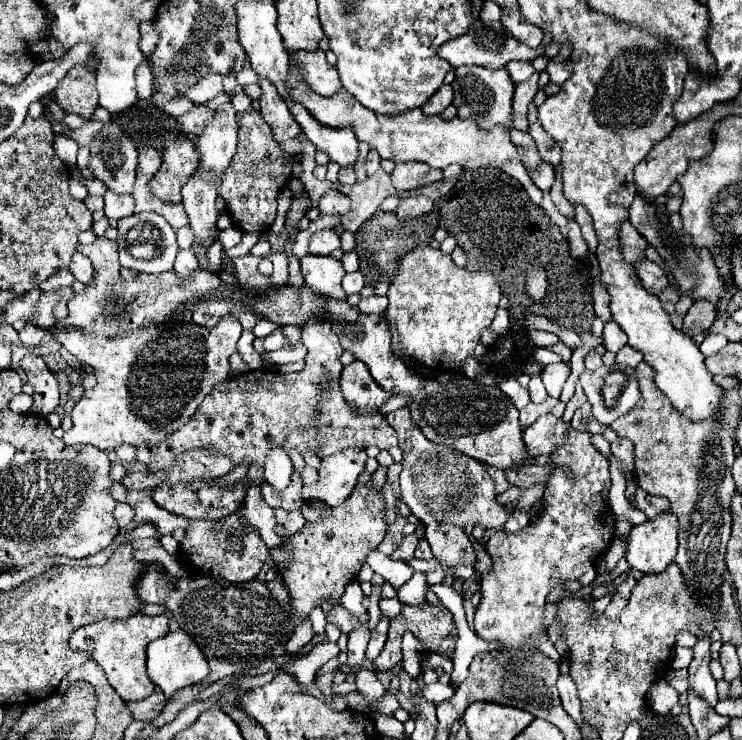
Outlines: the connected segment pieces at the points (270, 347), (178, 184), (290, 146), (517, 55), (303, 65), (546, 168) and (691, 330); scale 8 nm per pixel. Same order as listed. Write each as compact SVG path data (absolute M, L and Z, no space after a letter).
M275 330L273 334L269 334L269 336L263 340L263 346L265 346L267 352L275 352L275 350L283 348L285 344L287 344L287 340L285 340L285 336L281 334L281 330Z
M179 138L163 150L163 164L151 178L149 190L167 204L181 202L181 188L199 168L199 152L189 138Z
M259 78L259 86L261 86L261 114L265 118L265 122L271 126L273 136L279 144L283 144L283 148L289 154L301 154L301 142L299 142L299 134L301 128L295 122L295 118L291 116L291 110L287 108L287 102L283 102L283 96L279 96L277 88L269 82Z
M479 20L469 28L469 32L465 36L459 36L455 40L449 40L449 42L445 42L439 48L439 56L443 60L447 60L453 68L465 64L465 66L483 66L483 68L489 68L489 70L497 70L497 68L505 68L511 60L531 62L531 60L535 60L541 54L543 54L543 48L533 50L527 44L515 40L511 36L511 32L507 32L503 28L501 22L491 22L491 24L481 24L479 26Z
M323 50L315 52L297 52L297 66L307 80L307 84L321 96L335 96L339 92L341 82L335 66L327 64Z
M541 162L541 166L533 172L533 182L535 182L535 186L537 188L541 188L543 192L545 190L549 190L551 188L551 184L555 182L555 170L553 170L553 166L551 164L547 164L547 162Z
M695 302L691 308L689 308L689 312L687 312L687 316L685 316L685 320L683 320L683 332L687 334L687 336L695 336L695 334L701 334L701 332L707 332L709 328L711 328L711 324L713 324L713 320L715 320L715 306L713 304L709 304L709 302Z

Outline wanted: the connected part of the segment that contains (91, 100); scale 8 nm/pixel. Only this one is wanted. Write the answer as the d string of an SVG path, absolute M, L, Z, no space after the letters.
M95 60L87 62L85 68L91 72L79 72L79 68L67 72L67 76L57 84L53 98L67 114L77 114L85 120L91 120L98 106Z

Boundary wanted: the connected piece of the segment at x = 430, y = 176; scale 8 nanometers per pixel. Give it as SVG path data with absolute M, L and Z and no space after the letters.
M419 162L397 164L391 174L391 180L399 192L421 188L421 186L427 186L441 178L443 178L441 170L435 170L435 168L431 168L427 164L419 164Z

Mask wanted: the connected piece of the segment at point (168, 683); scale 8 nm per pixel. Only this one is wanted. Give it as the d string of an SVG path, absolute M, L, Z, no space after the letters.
M177 630L177 632L169 632L163 638L157 638L149 644L147 674L163 690L165 696L173 696L177 690L181 690L185 686L199 684L209 674L209 666L207 666L203 652L193 642L193 638L189 634L185 634L183 630Z

